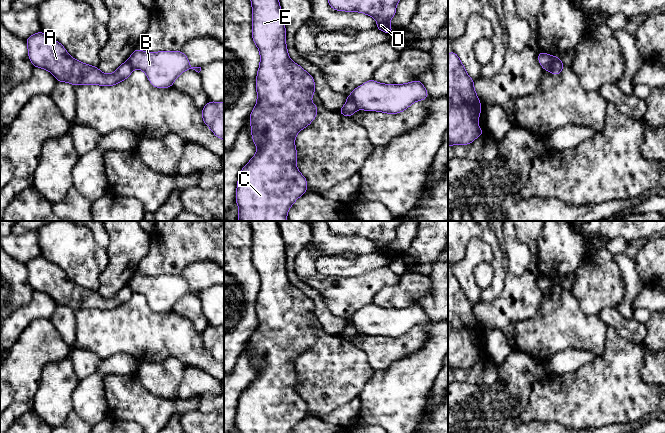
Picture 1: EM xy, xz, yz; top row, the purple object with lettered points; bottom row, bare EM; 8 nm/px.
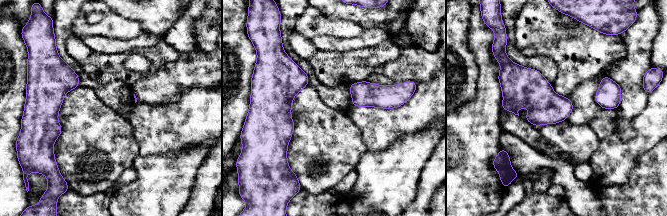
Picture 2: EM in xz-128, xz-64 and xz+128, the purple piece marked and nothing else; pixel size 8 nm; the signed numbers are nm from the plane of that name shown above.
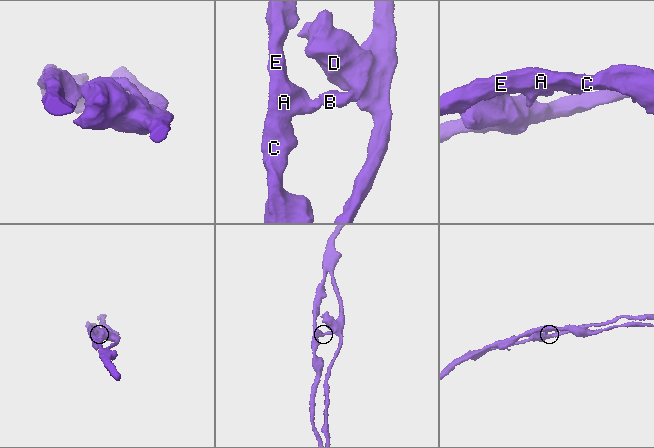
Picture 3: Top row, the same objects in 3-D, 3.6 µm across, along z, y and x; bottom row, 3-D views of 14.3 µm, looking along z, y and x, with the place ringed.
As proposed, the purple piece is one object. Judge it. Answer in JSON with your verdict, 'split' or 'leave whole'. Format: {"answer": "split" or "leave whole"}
{"answer": "split"}

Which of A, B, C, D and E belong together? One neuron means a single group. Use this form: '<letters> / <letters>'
A C E / B D

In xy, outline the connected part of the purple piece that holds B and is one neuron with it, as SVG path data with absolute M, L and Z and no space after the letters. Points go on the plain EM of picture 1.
M137 272L128 285L133 293L143 294L156 312L172 311L175 303L188 293L201 295L201 291L191 291L181 275L144 276Z

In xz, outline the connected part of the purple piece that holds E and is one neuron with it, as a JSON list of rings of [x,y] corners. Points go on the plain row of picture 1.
[[[250,221],[250,225],[252,263],[260,275],[257,326],[249,340],[257,376],[239,398],[235,425],[239,433],[290,433],[308,415],[307,403],[296,391],[294,364],[318,337],[317,330],[311,326],[316,317],[315,304],[288,279],[284,240],[278,221]]]

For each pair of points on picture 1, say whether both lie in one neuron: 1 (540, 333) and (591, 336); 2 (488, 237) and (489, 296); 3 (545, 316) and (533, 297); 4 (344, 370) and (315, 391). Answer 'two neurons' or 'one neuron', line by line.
1: one neuron
2: one neuron
3: two neurons
4: one neuron

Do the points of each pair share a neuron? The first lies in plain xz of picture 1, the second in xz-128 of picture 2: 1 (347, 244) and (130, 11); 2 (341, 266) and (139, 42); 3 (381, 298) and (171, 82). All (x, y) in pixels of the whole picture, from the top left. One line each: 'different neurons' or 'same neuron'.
1: same neuron
2: same neuron
3: same neuron

